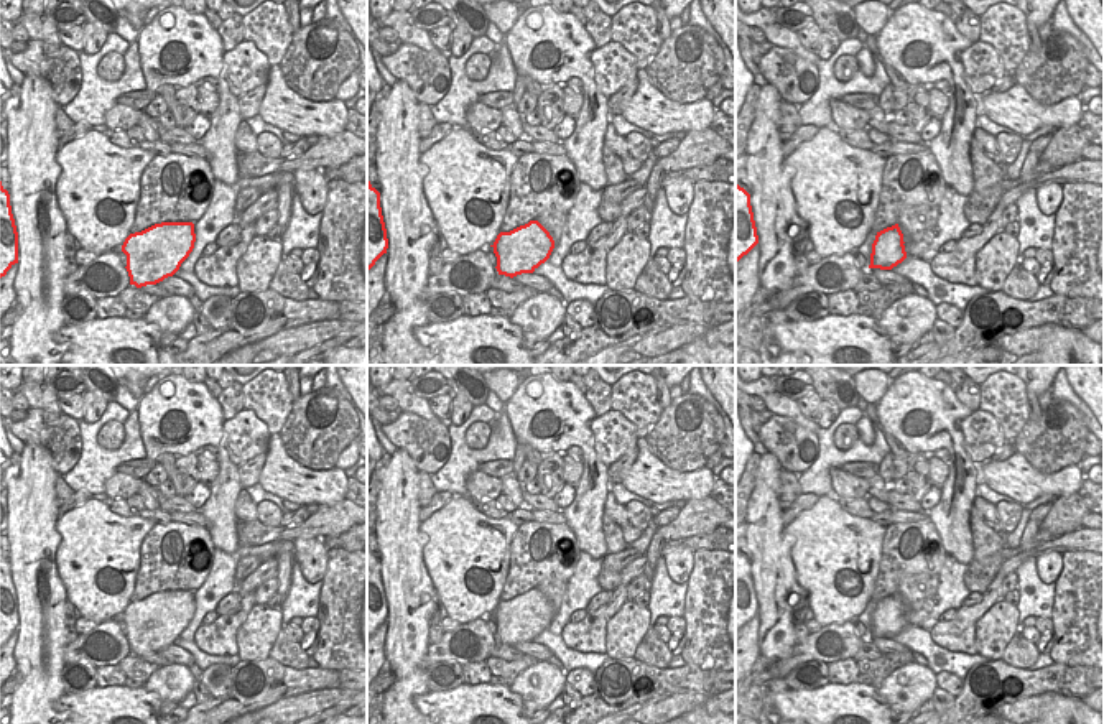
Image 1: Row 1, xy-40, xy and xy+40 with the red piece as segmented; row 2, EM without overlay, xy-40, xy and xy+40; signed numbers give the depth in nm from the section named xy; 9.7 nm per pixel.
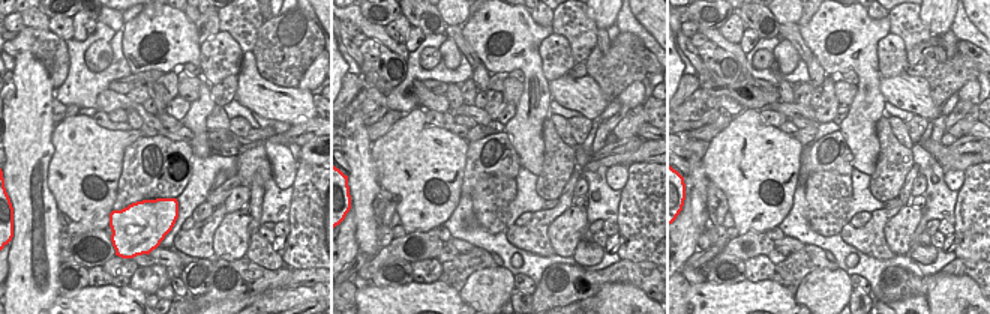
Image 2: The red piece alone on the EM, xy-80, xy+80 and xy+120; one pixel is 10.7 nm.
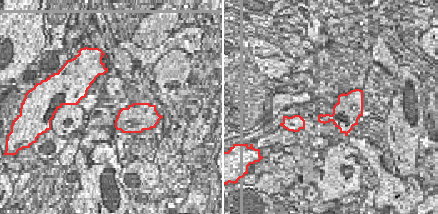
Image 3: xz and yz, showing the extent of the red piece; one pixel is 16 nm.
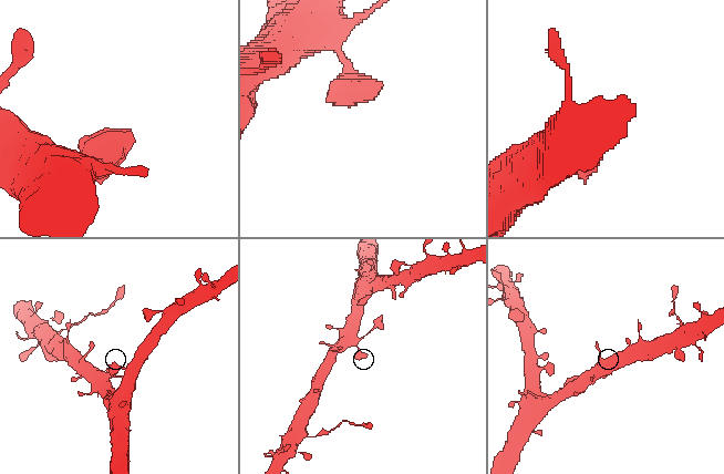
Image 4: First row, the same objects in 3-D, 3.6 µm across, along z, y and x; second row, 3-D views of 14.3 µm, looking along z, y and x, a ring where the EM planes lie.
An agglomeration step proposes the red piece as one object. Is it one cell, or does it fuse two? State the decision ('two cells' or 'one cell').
two cells

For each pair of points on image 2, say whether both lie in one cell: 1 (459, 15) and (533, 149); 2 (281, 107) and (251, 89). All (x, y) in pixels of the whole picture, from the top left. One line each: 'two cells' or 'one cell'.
1: two cells
2: one cell

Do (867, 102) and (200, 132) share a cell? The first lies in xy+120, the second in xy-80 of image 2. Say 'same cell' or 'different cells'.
same cell

